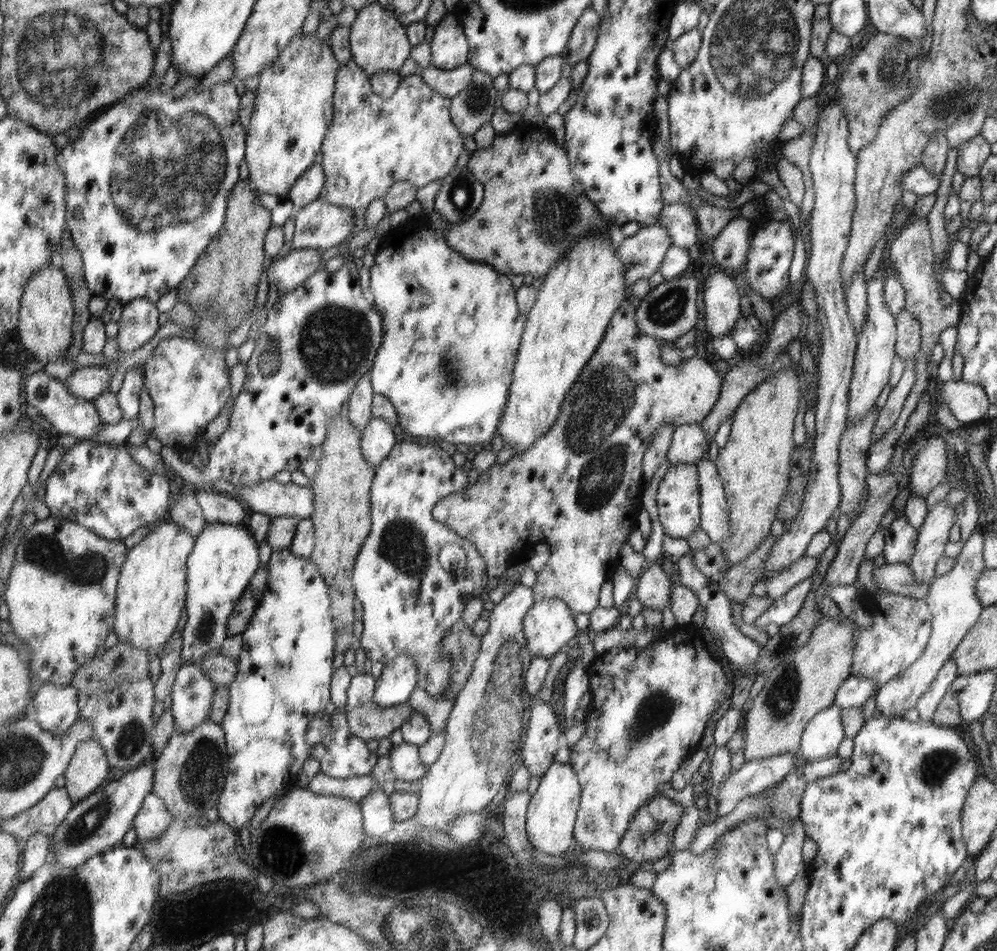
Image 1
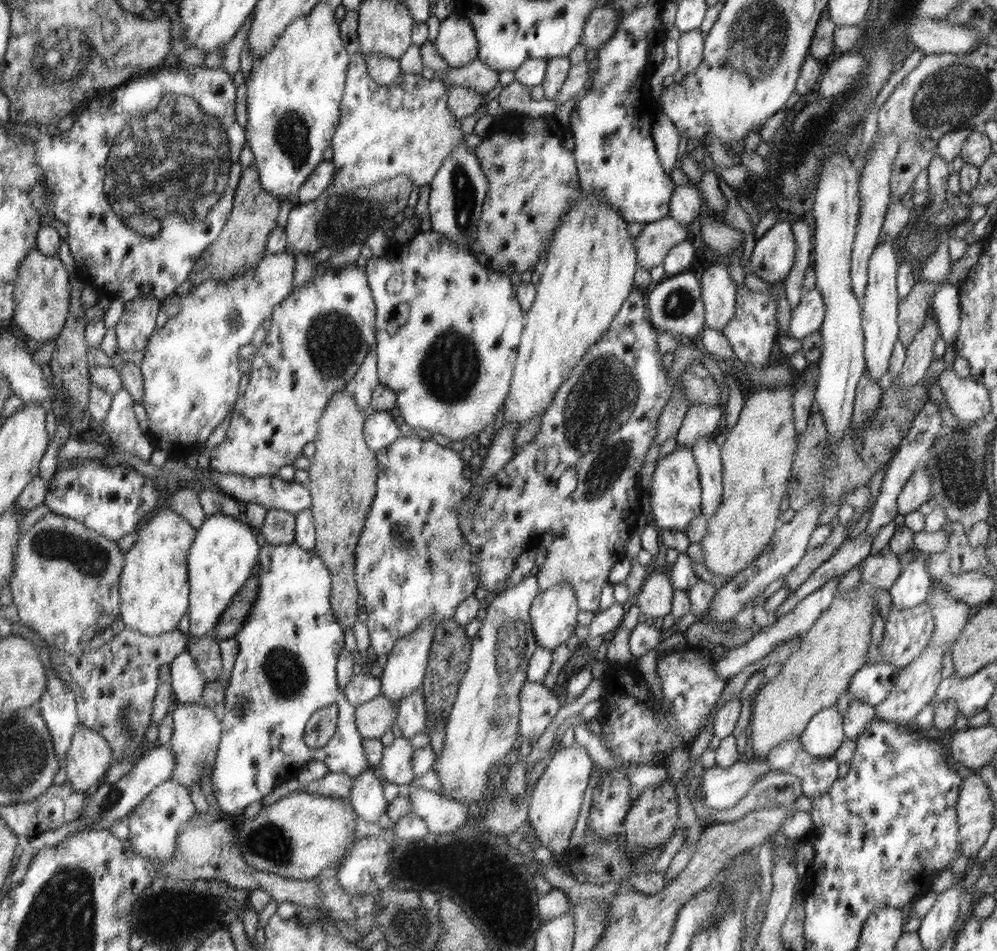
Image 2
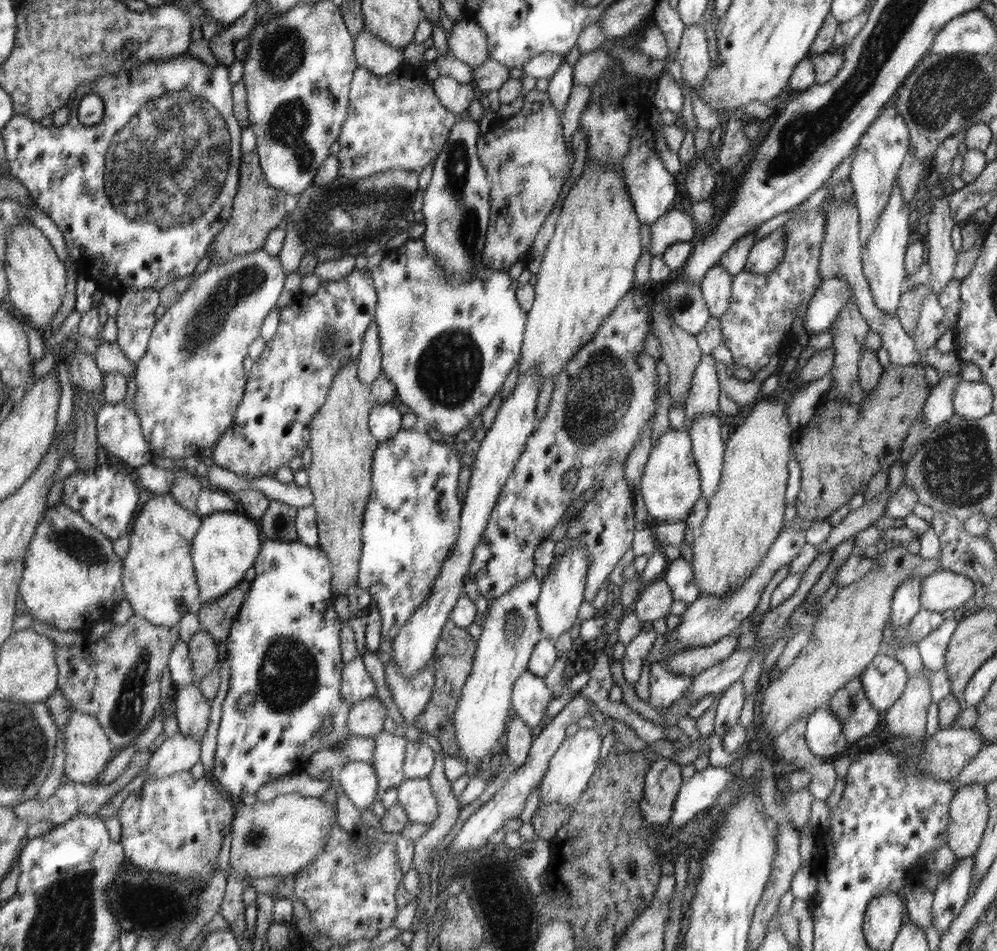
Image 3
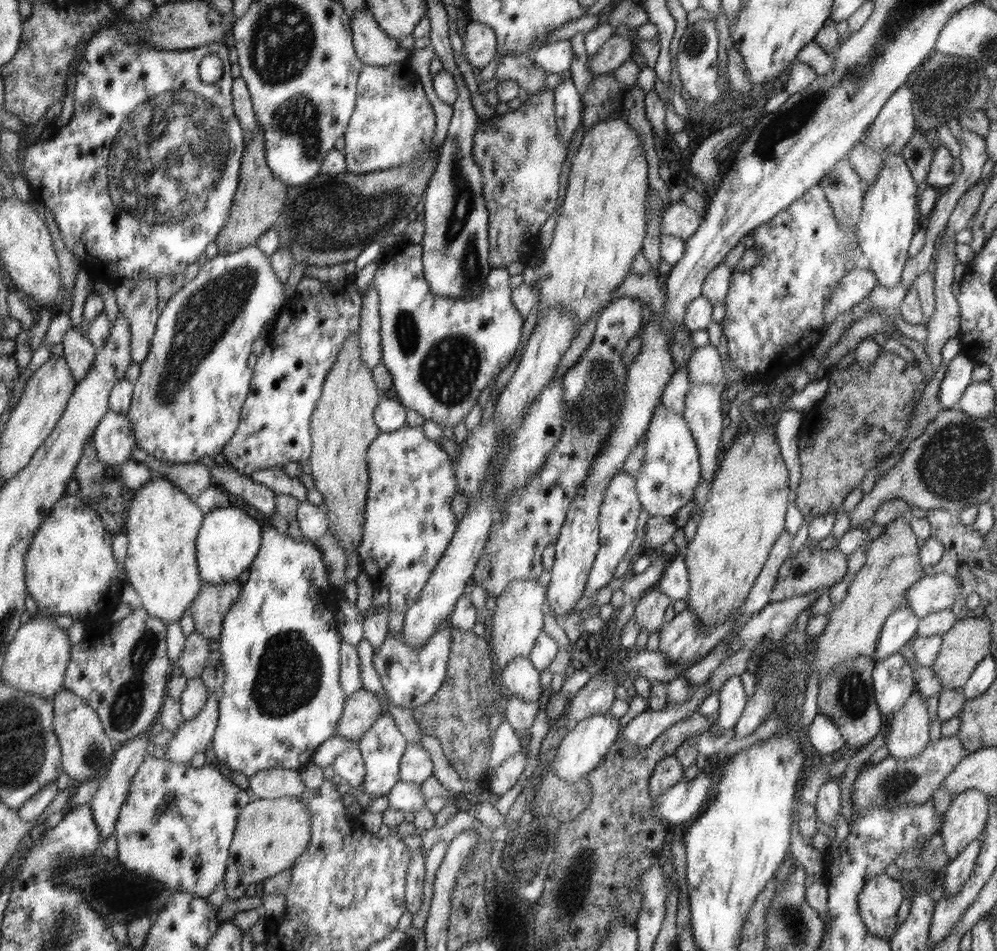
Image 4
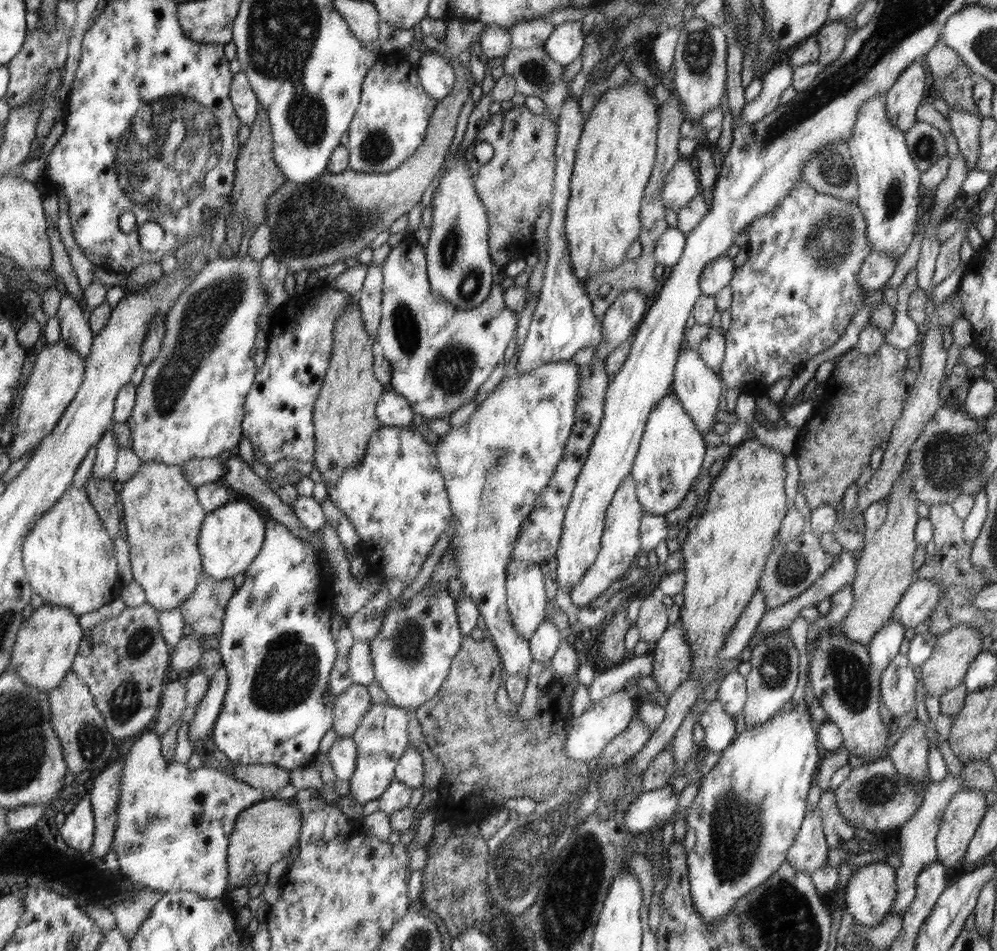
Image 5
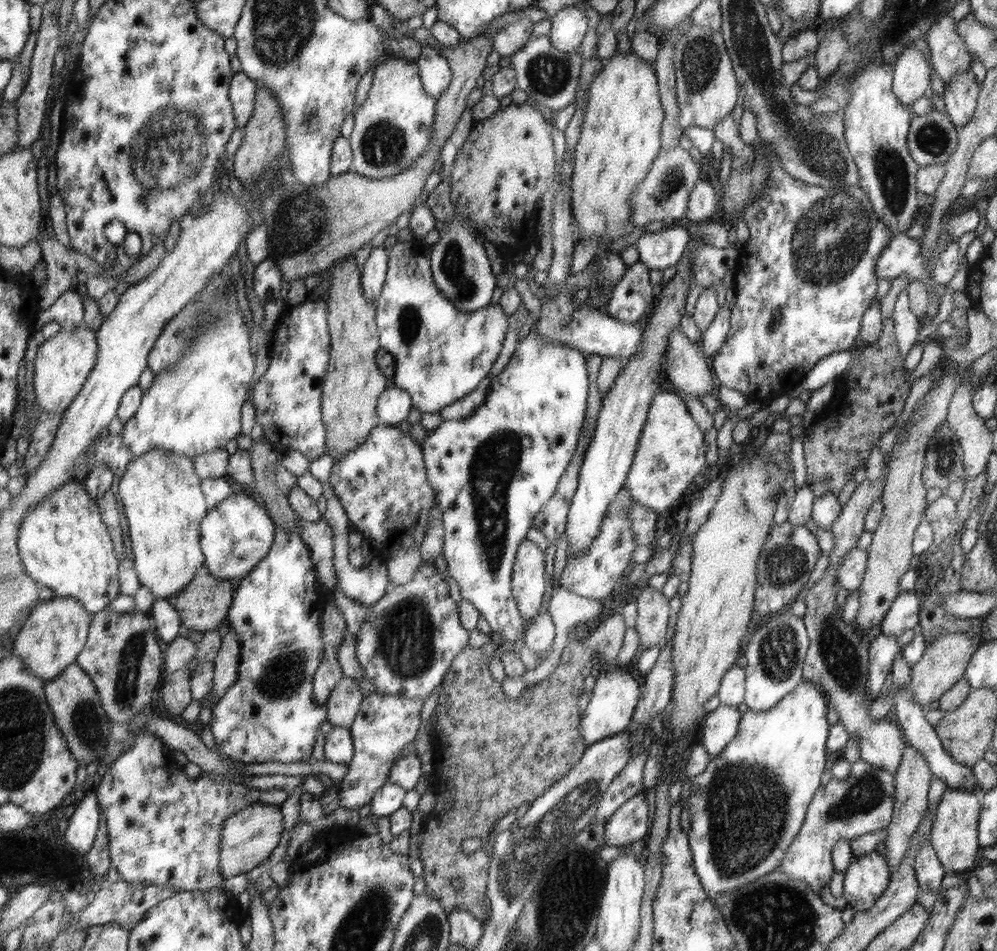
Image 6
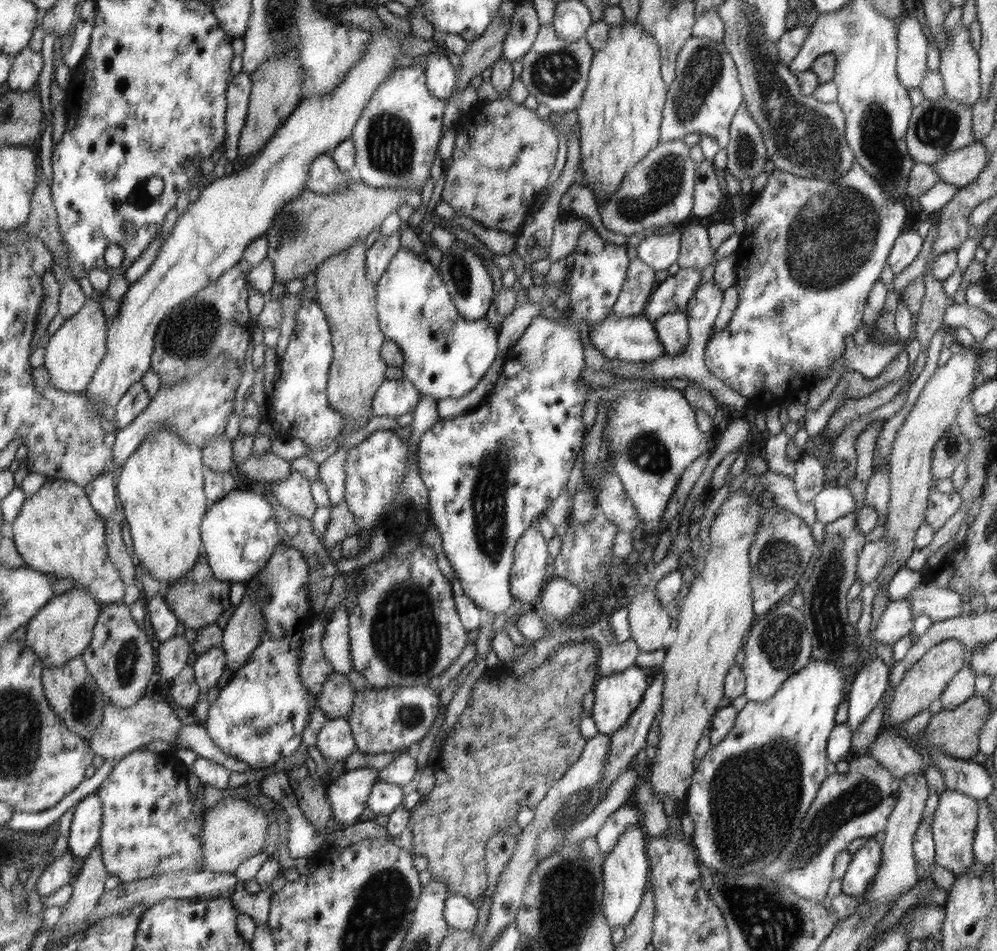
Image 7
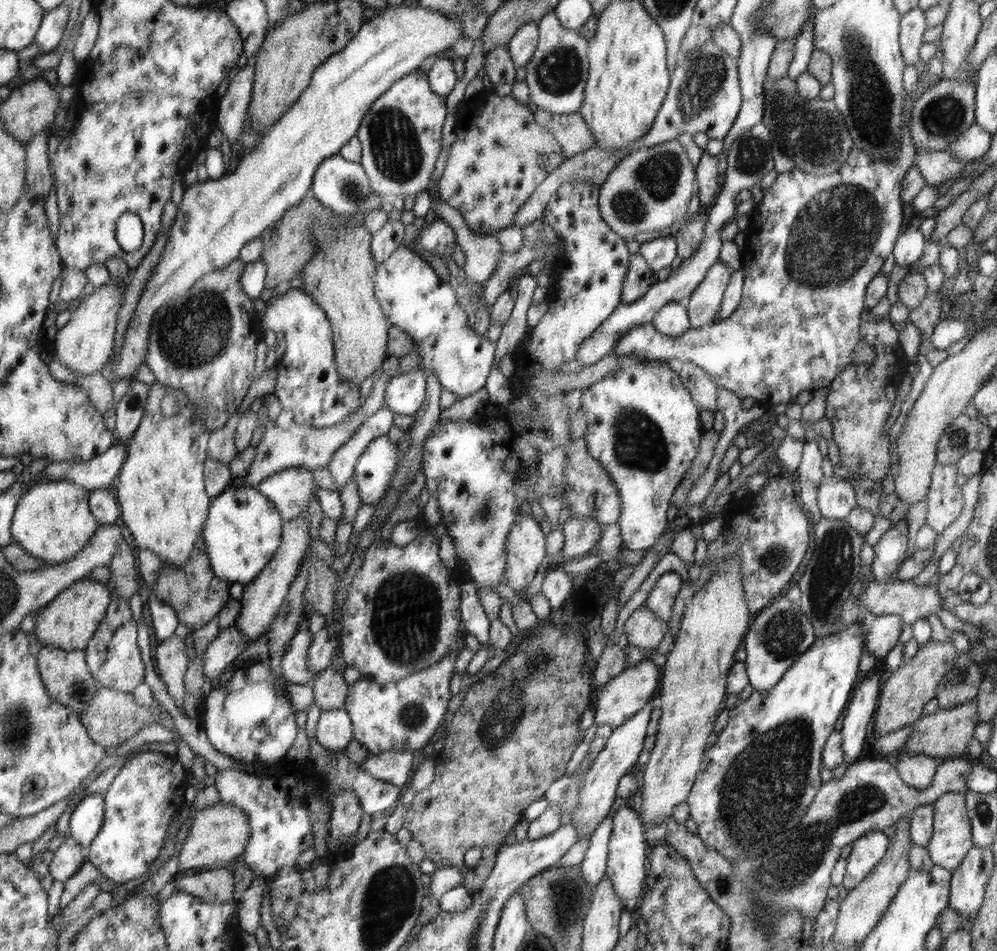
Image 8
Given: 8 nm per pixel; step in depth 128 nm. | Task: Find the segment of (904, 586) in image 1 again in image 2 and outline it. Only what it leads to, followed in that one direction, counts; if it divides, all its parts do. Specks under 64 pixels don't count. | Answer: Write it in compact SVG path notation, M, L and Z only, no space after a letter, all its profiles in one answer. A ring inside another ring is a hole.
M892 551L885 556L868 555L861 564L861 586L872 585L882 590L888 590L897 584L898 577L901 576L902 572L900 558Z

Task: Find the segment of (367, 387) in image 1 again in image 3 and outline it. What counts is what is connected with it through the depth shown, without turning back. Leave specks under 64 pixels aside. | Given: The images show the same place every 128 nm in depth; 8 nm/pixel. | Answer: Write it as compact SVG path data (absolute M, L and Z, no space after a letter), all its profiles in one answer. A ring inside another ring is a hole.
M376 319L370 324L365 336L365 346L358 356L358 378L366 385L372 386L376 377L382 373L382 353L380 353L380 339L378 338L378 325Z

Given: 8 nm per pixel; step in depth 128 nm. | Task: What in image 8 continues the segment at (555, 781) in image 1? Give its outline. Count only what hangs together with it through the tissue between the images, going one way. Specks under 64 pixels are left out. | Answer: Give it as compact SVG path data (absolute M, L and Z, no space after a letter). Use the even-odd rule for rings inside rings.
M644 660L627 666L623 672L611 679L604 687L600 687L597 694L595 708L595 722L598 725L610 725L613 729L624 725L634 714L638 714L652 700L658 690L660 670L652 661Z

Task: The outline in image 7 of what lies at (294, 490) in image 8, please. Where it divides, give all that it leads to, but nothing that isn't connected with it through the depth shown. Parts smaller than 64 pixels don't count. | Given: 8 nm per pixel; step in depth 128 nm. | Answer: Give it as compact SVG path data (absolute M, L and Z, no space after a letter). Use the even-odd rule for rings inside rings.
M292 471L285 480L270 483L270 492L296 516L312 520L317 502L313 498L312 482L304 474Z

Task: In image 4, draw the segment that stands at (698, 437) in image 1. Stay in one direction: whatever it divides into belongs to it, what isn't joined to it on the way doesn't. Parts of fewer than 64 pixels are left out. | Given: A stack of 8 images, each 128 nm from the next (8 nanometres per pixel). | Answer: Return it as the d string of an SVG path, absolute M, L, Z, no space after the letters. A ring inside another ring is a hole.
M708 343L702 348L696 348L687 364L689 383L720 384L725 381L724 364L716 346Z

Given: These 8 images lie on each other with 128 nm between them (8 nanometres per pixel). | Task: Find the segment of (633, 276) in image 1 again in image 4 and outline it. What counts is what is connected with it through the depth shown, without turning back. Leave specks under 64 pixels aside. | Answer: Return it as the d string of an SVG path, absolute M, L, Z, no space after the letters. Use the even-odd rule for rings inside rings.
M674 202L674 206L670 204L670 208L663 211L660 235L678 236L686 242L700 228L702 217L693 207Z

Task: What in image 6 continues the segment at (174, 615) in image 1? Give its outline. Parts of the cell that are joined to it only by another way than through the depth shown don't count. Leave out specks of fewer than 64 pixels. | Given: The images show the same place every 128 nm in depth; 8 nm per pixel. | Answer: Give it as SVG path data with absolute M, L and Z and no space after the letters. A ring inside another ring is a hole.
M160 447L149 450L148 453L134 457L129 467L118 482L118 496L124 506L124 514L128 520L128 534L134 553L134 568L136 569L142 588L150 589L155 599L172 600L176 594L187 588L205 564L204 551L201 549L200 522L208 507L205 493L201 489L201 479L196 472L193 458L169 454Z

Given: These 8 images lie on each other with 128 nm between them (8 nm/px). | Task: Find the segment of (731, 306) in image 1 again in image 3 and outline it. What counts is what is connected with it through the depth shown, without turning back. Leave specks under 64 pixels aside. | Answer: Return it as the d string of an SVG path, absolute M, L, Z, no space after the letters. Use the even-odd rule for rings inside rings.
M714 265L701 280L701 293L710 309L711 316L720 318L732 301L733 276L722 267Z

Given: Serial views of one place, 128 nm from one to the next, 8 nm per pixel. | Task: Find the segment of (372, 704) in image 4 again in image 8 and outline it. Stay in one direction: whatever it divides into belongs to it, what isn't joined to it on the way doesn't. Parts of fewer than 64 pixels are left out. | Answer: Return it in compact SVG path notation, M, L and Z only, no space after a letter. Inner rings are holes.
M332 666L315 676L312 690L314 702L322 711L341 709L349 698L342 672L336 671Z

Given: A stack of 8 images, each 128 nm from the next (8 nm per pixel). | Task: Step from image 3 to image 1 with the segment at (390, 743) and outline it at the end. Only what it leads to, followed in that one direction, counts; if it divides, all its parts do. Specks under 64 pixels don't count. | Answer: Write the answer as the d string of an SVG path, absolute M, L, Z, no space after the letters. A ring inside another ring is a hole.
M410 743L393 745L389 754L390 764L392 764L390 775L396 780L413 783L415 780L424 778L429 772L429 767L421 760L419 746Z

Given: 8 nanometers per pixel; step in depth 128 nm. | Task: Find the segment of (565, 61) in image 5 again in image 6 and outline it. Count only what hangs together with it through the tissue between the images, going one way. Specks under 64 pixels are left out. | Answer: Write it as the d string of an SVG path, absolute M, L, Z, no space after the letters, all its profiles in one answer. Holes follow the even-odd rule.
M574 6L562 7L551 16L551 30L548 34L553 48L561 52L578 49L588 30L588 17L582 9Z

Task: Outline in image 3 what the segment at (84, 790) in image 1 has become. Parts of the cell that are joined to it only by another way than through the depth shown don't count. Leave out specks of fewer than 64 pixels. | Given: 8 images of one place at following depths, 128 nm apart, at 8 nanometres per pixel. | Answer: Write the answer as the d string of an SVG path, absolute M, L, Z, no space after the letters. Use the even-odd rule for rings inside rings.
M73 710L68 715L68 721L64 723L64 752L65 774L70 781L75 783L94 783L94 780L104 772L106 764L112 758L112 750L115 746L109 741L101 722L94 715L86 714L82 711Z

